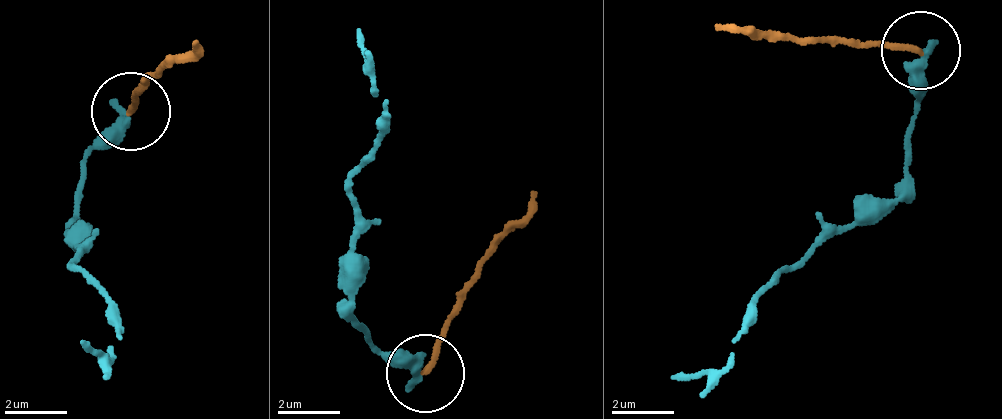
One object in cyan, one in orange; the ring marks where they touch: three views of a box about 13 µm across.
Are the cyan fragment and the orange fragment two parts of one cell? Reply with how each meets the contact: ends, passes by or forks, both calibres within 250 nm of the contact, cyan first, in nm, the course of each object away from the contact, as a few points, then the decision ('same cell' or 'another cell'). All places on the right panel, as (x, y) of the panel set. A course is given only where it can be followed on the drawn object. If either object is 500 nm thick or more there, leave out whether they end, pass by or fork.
cyan ends | orange ends | 400/200 nm | cyan via (923, 49), (904, 185), (792, 267), (750, 307), (740, 342), (720, 368), (668, 375) | orange via (923, 49), (832, 46), (712, 26) | another cell

